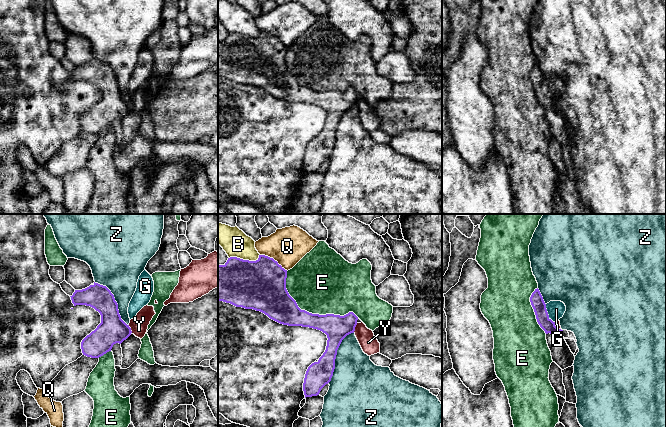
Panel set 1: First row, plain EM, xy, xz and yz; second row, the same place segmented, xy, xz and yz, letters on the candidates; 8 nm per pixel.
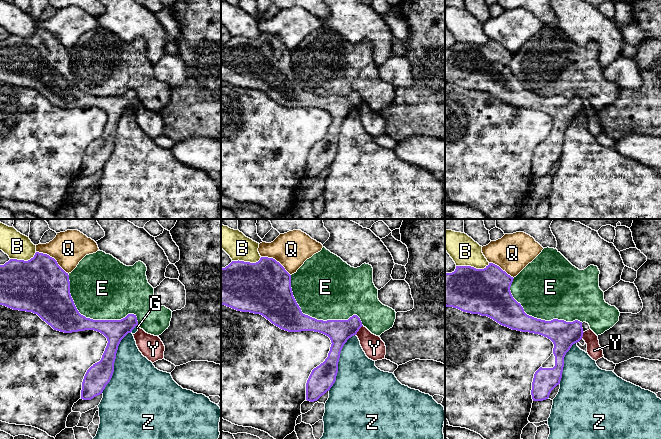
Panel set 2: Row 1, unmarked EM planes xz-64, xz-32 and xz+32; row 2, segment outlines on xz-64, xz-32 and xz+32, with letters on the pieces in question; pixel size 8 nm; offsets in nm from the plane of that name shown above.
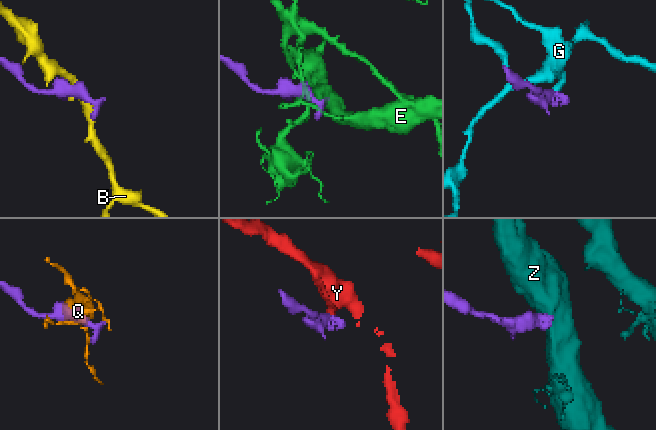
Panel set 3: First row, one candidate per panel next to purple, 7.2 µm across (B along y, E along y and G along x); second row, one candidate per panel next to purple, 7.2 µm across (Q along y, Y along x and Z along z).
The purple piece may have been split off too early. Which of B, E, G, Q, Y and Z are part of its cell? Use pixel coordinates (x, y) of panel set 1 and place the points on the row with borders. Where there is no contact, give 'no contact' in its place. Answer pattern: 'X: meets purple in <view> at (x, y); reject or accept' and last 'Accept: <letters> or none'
B: meets purple in xz at (245, 260); reject
E: meets purple in xz at (311, 313); reject
G: meets purple in yz at (547, 313); accept
Q: meets purple in xz at (273, 259); reject
Y: meets purple in xz at (354, 328); reject
Z: meets purple in xz at (335, 356); reject
Accept: G

